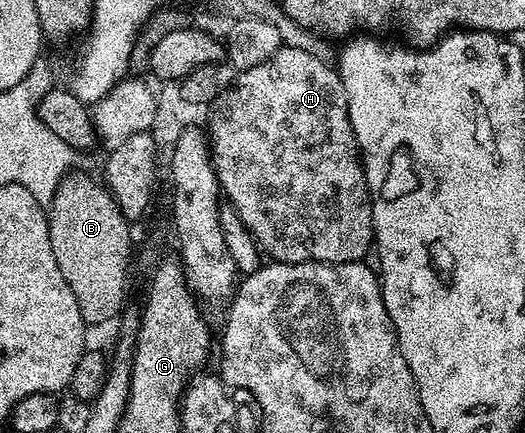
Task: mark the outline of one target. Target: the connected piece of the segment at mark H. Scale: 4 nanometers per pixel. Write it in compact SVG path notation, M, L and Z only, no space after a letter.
M282 46L261 65L238 71L232 84L217 95L209 109L207 121L209 154L213 158L213 169L221 183L224 199L233 205L237 217L247 226L258 248L270 261L279 264L355 264L361 262L374 247L373 207L369 201L369 187L365 181L365 169L361 167L361 153L357 150L357 139L351 126L347 94L343 90L341 75L332 63L324 64L313 52L305 48Z

